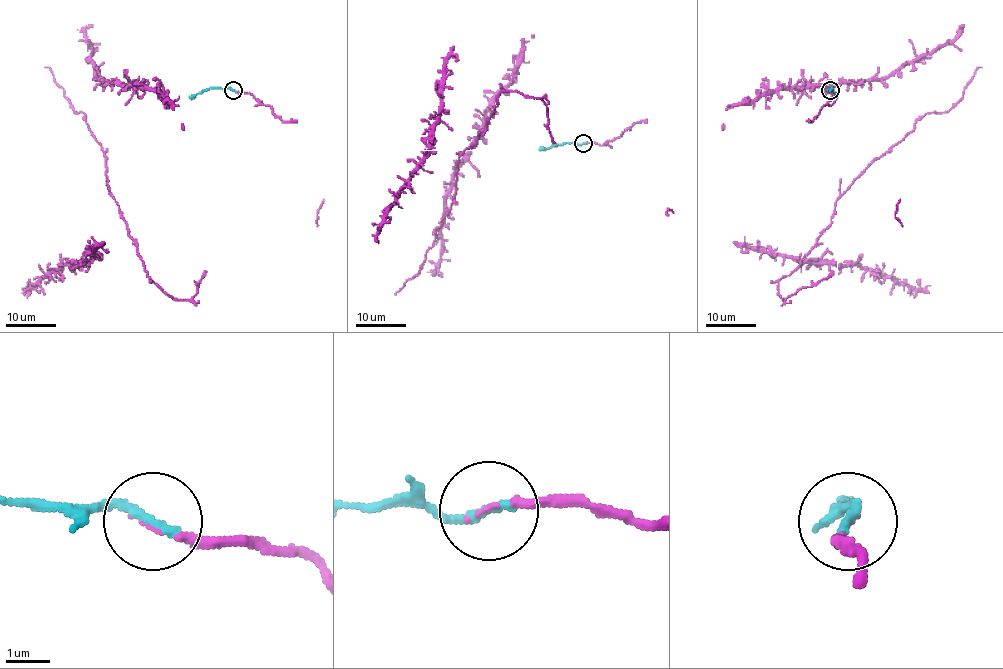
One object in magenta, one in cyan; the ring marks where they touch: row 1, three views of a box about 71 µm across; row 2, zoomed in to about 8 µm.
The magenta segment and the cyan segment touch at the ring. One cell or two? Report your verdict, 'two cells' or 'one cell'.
one cell

